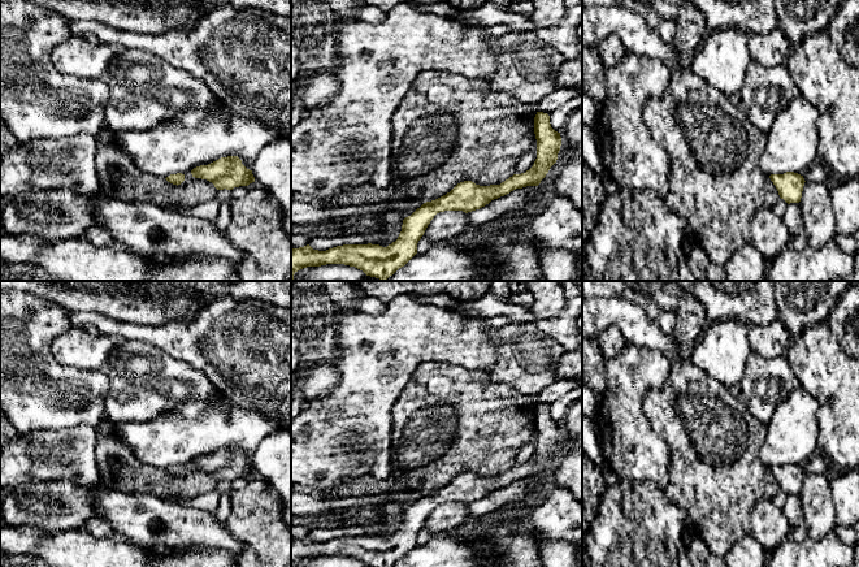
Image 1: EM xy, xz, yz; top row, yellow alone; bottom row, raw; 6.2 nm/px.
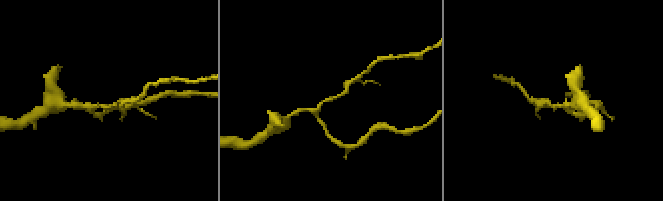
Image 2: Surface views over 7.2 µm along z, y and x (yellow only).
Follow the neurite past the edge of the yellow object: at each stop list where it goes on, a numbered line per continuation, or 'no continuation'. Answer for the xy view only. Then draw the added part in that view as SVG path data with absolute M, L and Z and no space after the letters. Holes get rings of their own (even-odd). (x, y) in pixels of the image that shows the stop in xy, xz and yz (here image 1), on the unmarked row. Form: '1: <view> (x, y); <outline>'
no continuation

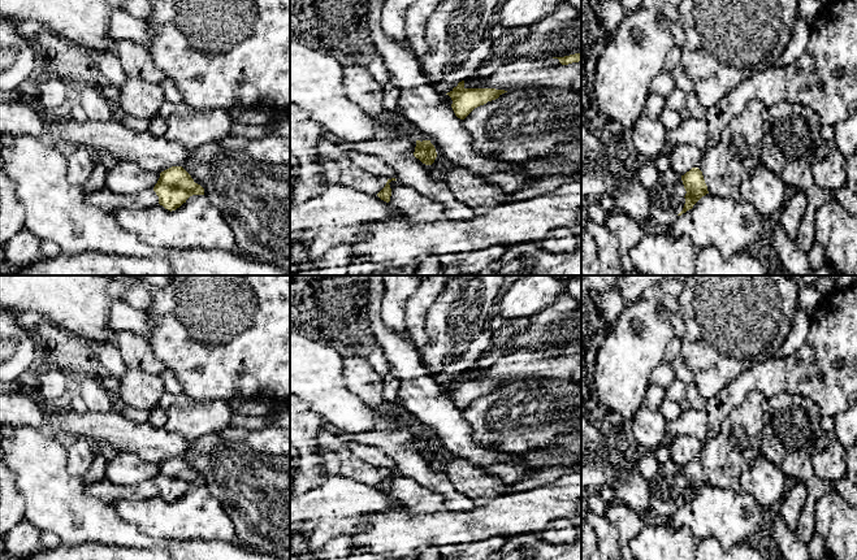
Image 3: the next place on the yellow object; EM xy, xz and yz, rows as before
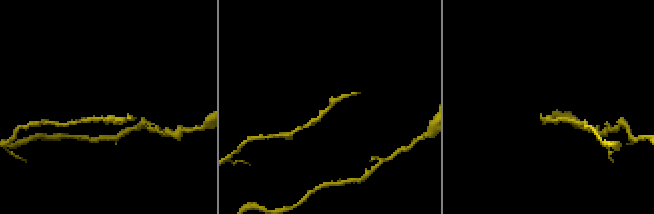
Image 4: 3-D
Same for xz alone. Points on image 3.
1: xz (559, 325); M564 292L553 305L531 317L529 327L515 334L503 352L519 348L541 351L575 344L581 344L581 303Z

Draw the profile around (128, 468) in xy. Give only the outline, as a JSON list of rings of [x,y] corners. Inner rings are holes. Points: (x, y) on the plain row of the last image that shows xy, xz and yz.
[[[124,451],[107,461],[105,477],[116,485],[134,485],[153,479],[159,469],[160,464],[147,461],[131,451]]]

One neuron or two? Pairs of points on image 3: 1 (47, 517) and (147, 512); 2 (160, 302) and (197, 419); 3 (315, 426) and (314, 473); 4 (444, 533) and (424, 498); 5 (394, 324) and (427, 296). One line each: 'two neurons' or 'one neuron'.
1: two neurons
2: two neurons
3: one neuron
4: two neurons
5: two neurons

